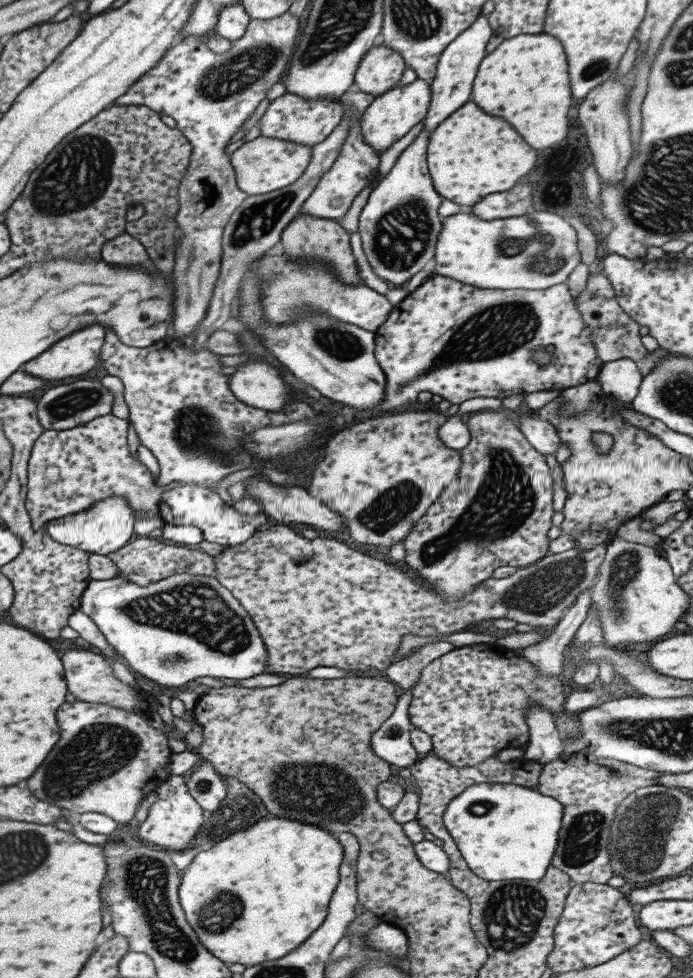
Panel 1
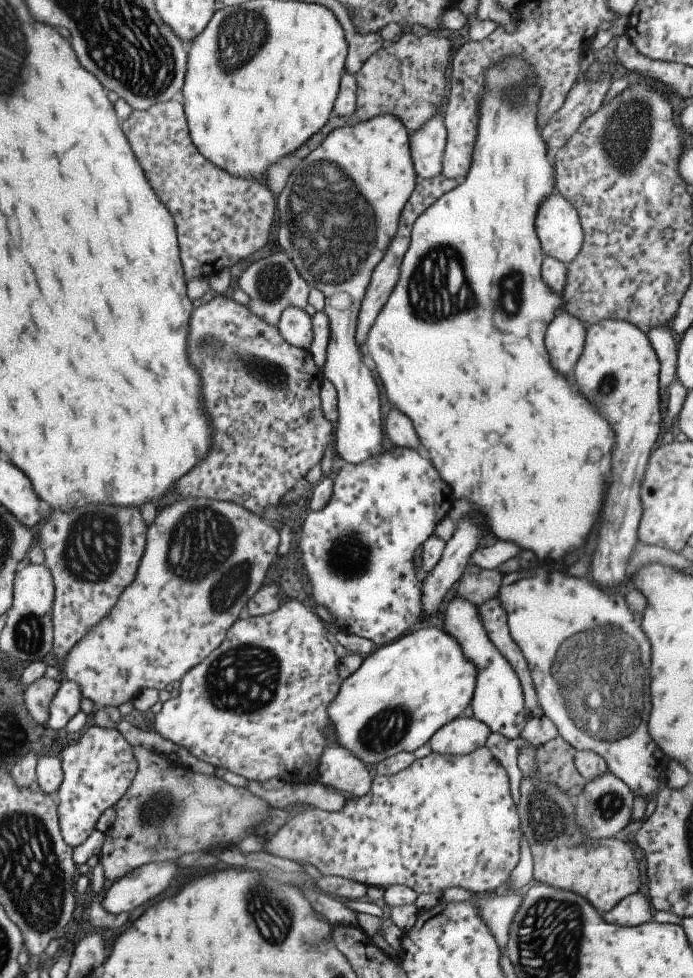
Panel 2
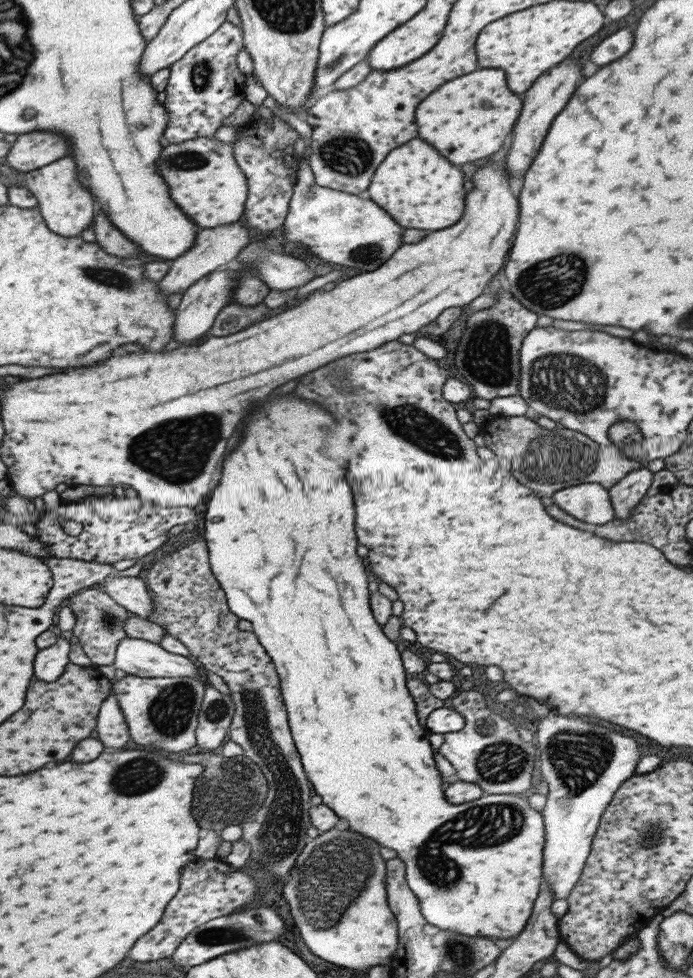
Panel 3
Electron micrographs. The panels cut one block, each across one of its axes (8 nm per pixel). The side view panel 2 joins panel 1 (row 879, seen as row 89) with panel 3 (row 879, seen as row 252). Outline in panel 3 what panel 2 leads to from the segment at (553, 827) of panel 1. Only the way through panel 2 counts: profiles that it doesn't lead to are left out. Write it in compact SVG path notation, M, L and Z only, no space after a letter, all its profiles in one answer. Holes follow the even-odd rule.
M279 396L275 400L265 400L255 410L249 412L245 418L245 430L241 436L239 446L225 456L221 468L219 486L210 491L209 501L206 502L204 516L204 541L208 550L208 563L211 574L216 578L220 589L224 592L226 605L231 614L241 620L247 620L259 644L270 656L275 672L278 674L281 698L285 707L288 729L295 749L299 754L299 761L303 766L303 773L307 777L313 794L321 797L321 804L331 809L338 818L345 818L349 830L358 832L375 840L379 846L397 852L397 858L405 867L405 883L418 900L419 912L425 922L450 930L463 936L495 936L495 938L511 938L517 936L527 924L531 916L534 900L537 898L542 883L542 848L544 845L544 826L541 812L529 808L529 796L519 797L512 794L484 794L475 800L461 804L449 804L444 797L444 784L439 775L431 746L428 742L427 731L416 717L415 703L409 694L405 681L405 670L402 665L400 651L397 645L383 635L381 628L371 616L367 604L367 576L361 564L361 558L355 554L357 542L353 534L353 498L351 490L343 480L345 464L351 454L349 440L337 440L335 426L329 414L315 404ZM323 430L331 434L321 434ZM469 812L469 813L468 813ZM463 814L466 814L463 816ZM469 817L469 818L468 818ZM469 819L469 826L465 826Z

